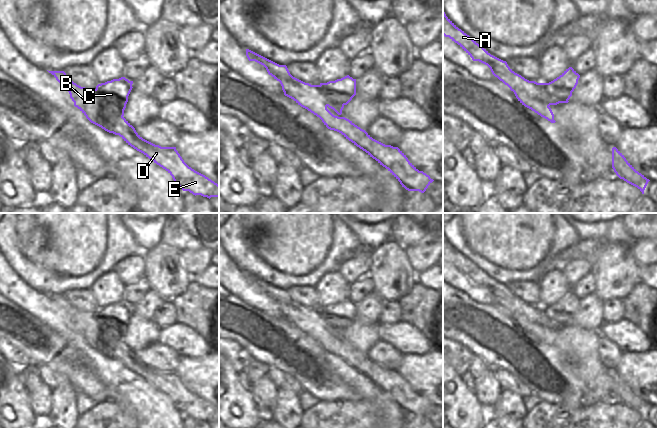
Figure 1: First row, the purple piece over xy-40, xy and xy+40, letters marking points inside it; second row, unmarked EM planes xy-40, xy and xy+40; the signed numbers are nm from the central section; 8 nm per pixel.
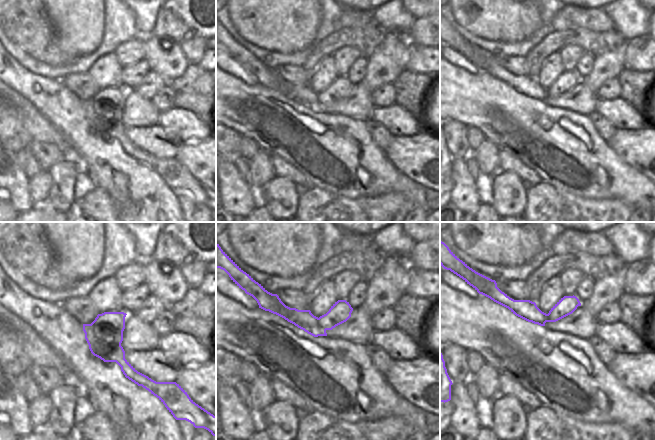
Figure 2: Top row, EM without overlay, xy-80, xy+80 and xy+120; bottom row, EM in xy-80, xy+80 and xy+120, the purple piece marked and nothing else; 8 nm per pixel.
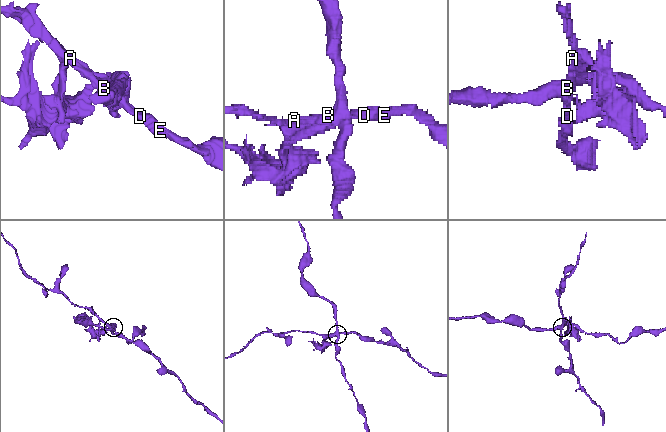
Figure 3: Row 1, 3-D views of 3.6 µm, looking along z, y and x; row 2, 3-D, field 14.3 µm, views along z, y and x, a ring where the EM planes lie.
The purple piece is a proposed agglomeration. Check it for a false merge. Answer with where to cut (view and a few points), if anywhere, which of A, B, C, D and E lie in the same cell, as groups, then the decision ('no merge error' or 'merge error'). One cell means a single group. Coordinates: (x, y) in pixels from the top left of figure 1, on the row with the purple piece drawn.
cut xy-40 (95, 89), (97, 99), (103, 106), (118, 103), (123, 115); groups A B D E / C; merge error

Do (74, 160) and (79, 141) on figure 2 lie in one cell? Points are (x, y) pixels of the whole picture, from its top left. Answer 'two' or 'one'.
two

